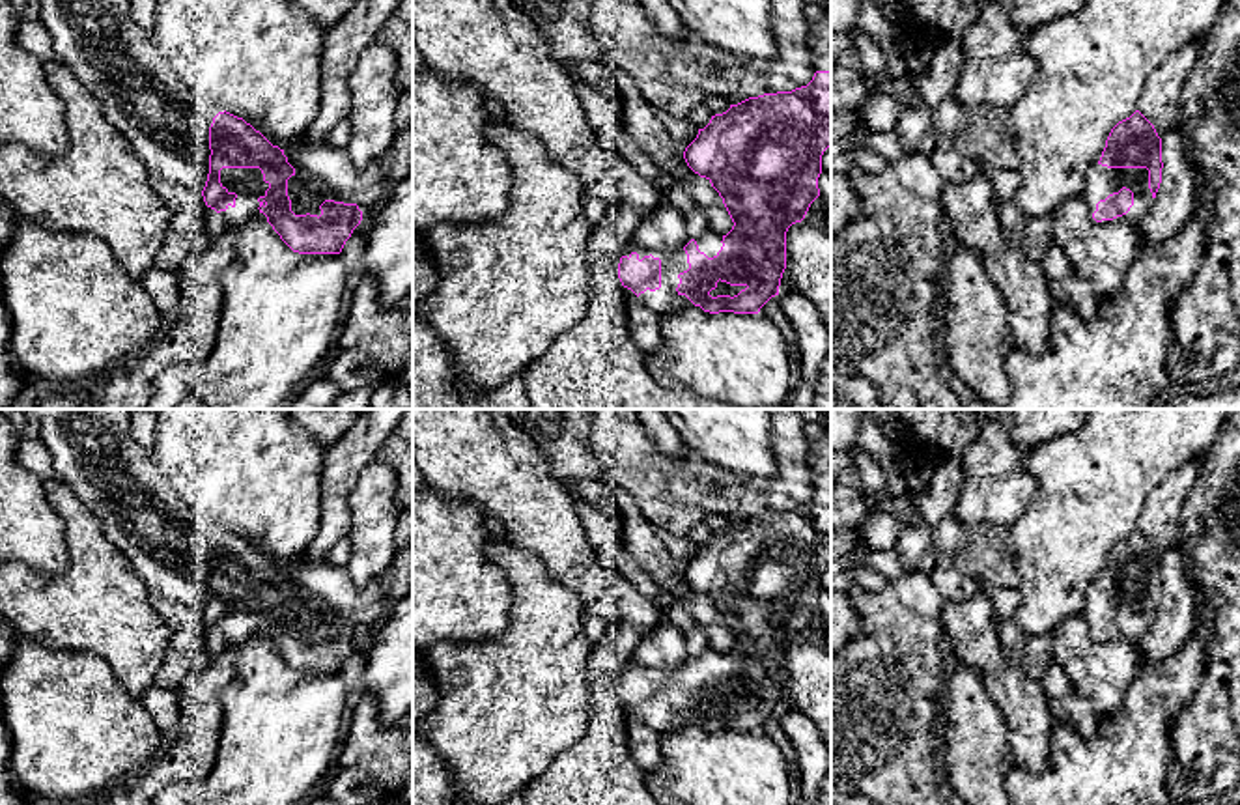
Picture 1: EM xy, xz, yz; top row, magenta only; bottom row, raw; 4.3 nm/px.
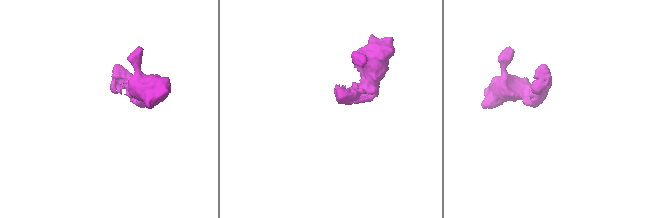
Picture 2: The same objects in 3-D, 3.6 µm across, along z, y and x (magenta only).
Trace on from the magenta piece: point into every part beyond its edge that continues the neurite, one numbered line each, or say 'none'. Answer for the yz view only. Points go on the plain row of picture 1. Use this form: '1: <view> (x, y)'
1: yz (1100, 600)

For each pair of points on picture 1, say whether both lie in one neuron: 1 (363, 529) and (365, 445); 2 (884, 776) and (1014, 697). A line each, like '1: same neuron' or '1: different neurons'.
1: different neurons
2: different neurons

